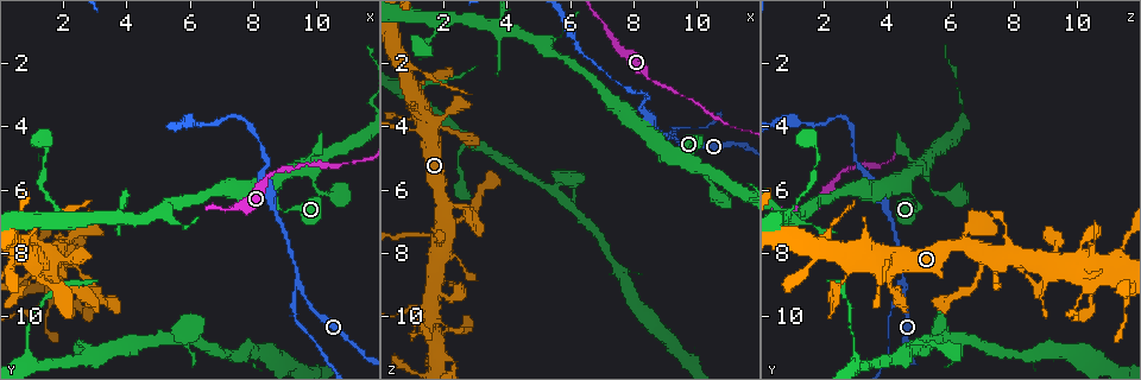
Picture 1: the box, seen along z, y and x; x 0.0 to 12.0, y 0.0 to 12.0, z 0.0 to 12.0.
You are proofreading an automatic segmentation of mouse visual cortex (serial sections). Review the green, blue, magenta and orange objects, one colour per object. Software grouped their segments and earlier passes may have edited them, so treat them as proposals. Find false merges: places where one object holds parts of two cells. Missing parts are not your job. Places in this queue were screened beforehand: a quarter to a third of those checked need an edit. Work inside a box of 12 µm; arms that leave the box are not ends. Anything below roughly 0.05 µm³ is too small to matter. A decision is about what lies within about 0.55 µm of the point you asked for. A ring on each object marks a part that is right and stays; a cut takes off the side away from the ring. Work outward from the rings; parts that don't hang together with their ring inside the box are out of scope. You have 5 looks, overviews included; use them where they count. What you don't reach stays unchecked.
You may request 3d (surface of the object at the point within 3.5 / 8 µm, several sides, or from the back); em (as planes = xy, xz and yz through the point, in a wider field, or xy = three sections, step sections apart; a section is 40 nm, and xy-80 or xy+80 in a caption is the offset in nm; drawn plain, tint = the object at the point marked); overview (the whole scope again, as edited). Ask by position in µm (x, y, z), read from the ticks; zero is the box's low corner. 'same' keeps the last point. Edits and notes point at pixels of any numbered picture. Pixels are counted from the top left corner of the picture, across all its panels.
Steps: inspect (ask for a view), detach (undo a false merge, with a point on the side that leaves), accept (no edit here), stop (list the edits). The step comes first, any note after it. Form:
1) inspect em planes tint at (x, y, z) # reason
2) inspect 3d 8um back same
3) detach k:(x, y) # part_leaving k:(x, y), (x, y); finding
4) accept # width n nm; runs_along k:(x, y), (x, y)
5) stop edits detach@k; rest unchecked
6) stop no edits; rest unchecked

inspect 3d 3.5um at (1.4, 8.4, 3.8) # narrows sharply

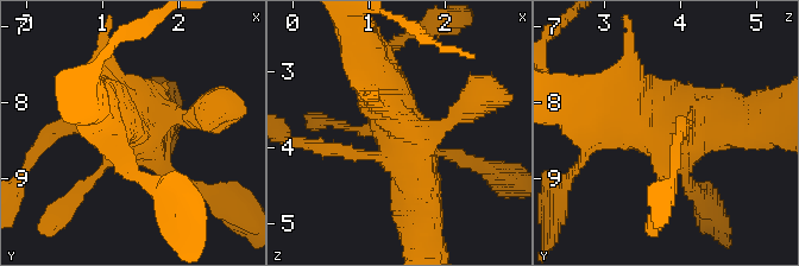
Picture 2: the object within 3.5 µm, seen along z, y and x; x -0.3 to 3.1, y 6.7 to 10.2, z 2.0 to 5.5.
inspect em xy step 2 tint same # shape alone is not enough

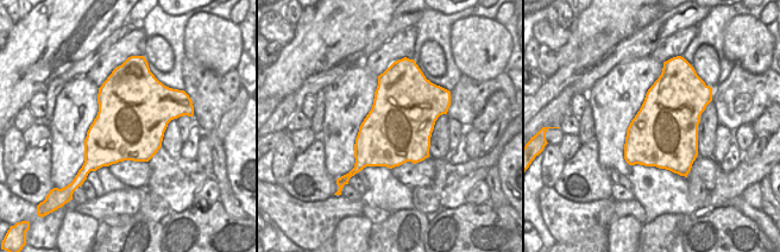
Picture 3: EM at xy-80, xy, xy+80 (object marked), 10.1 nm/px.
inspect em planes tint same # another direction

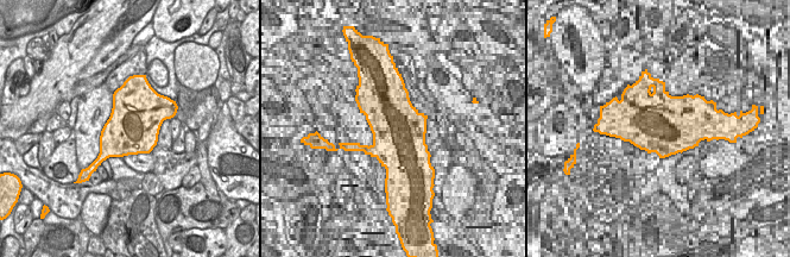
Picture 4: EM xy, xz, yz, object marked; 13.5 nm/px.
accept # runs_along 2:(422, 240), (419, 185), (378, 82); continuous, no second cell

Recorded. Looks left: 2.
inspect 3d 3.5um at (9.5, 9.0, 4.4) # three arms meet

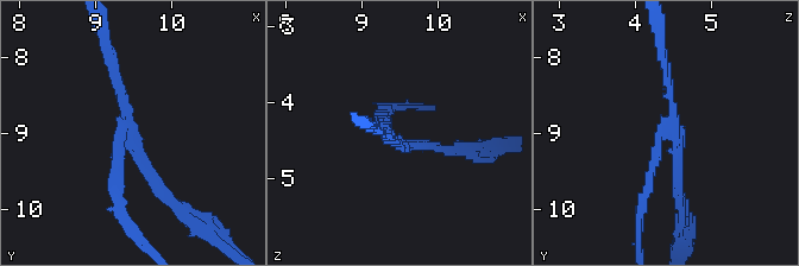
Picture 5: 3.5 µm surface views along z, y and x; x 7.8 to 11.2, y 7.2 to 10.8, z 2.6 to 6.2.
inspect em xy step 3 tint at (9.45, 8.95, 4.50) # arms 3; arm_widths 100, 150, 150 nm

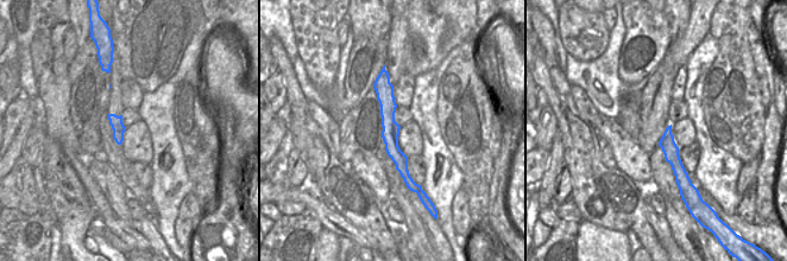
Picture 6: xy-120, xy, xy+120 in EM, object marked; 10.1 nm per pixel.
detach 5:(120, 175) # border 6:(112, 126), (119, 129), (120, 144); two cells meet here

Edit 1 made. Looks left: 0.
stop edits detach@5; rest unchecked

